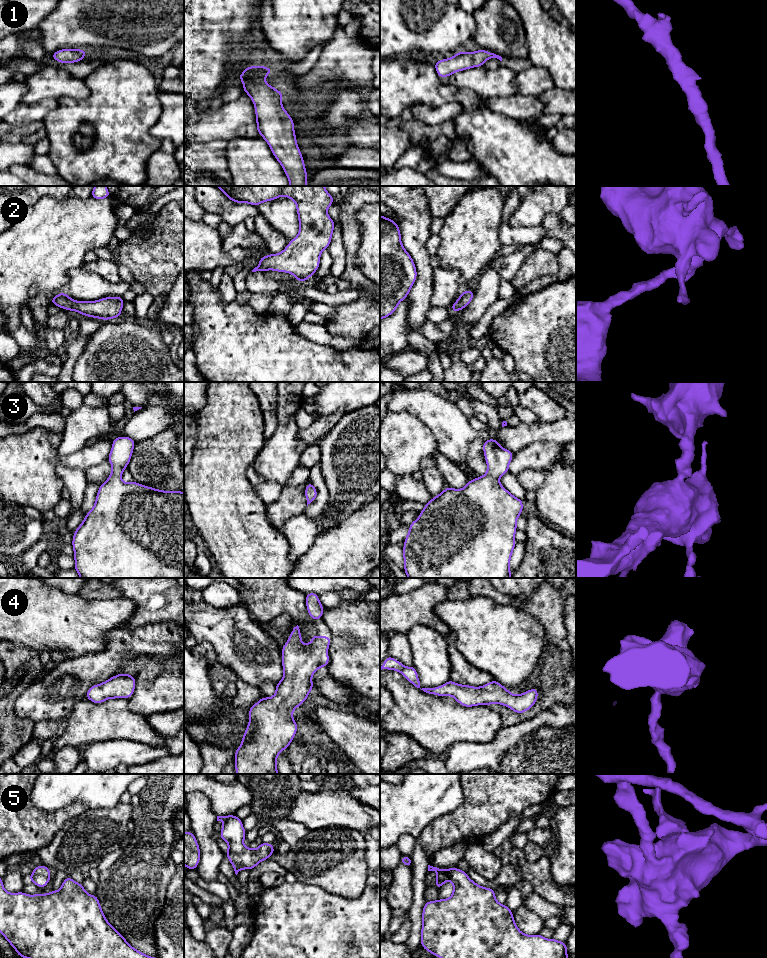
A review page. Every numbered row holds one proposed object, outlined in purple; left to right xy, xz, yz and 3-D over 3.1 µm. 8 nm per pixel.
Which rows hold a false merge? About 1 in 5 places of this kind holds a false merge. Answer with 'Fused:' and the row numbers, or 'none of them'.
Fused: none of them

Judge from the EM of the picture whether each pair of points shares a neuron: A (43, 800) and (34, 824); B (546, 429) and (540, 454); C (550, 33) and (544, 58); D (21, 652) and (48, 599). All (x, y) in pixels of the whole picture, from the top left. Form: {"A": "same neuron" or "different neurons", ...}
{"A": "different neurons", "B": "different neurons", "C": "same neuron", "D": "different neurons"}

